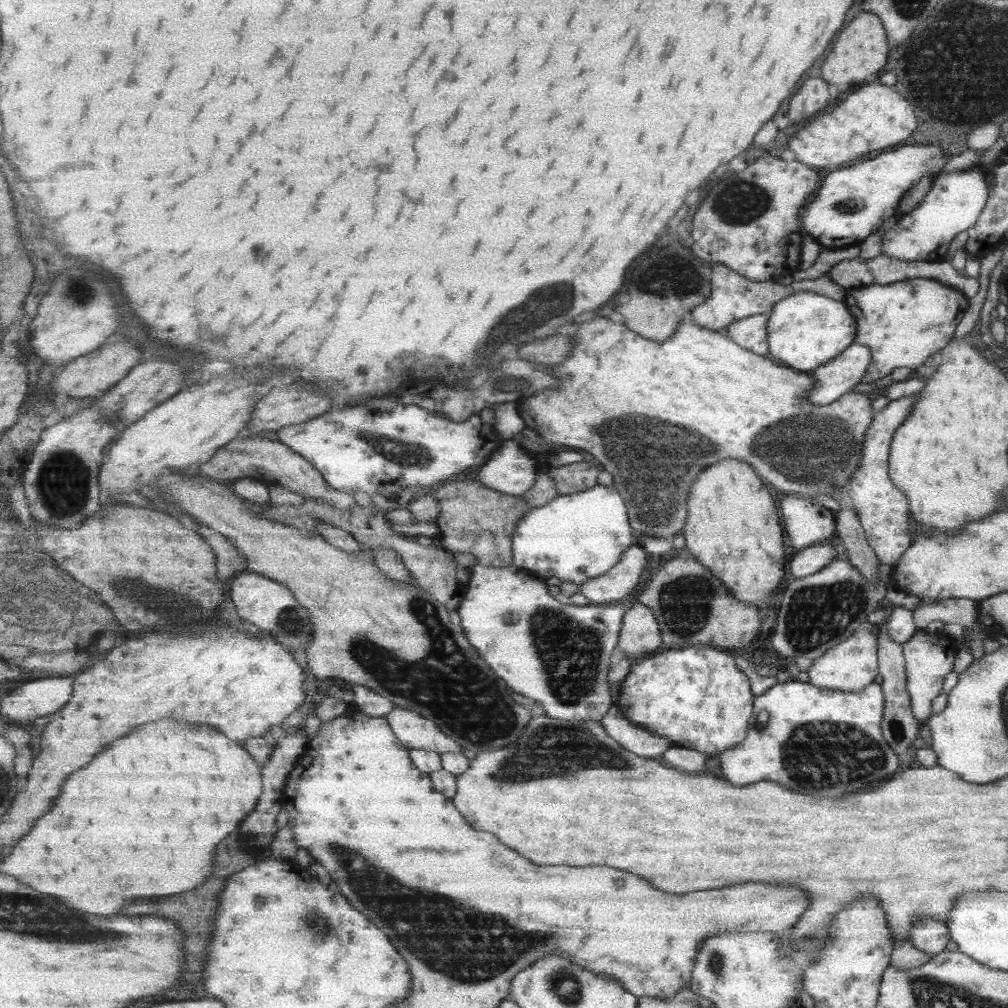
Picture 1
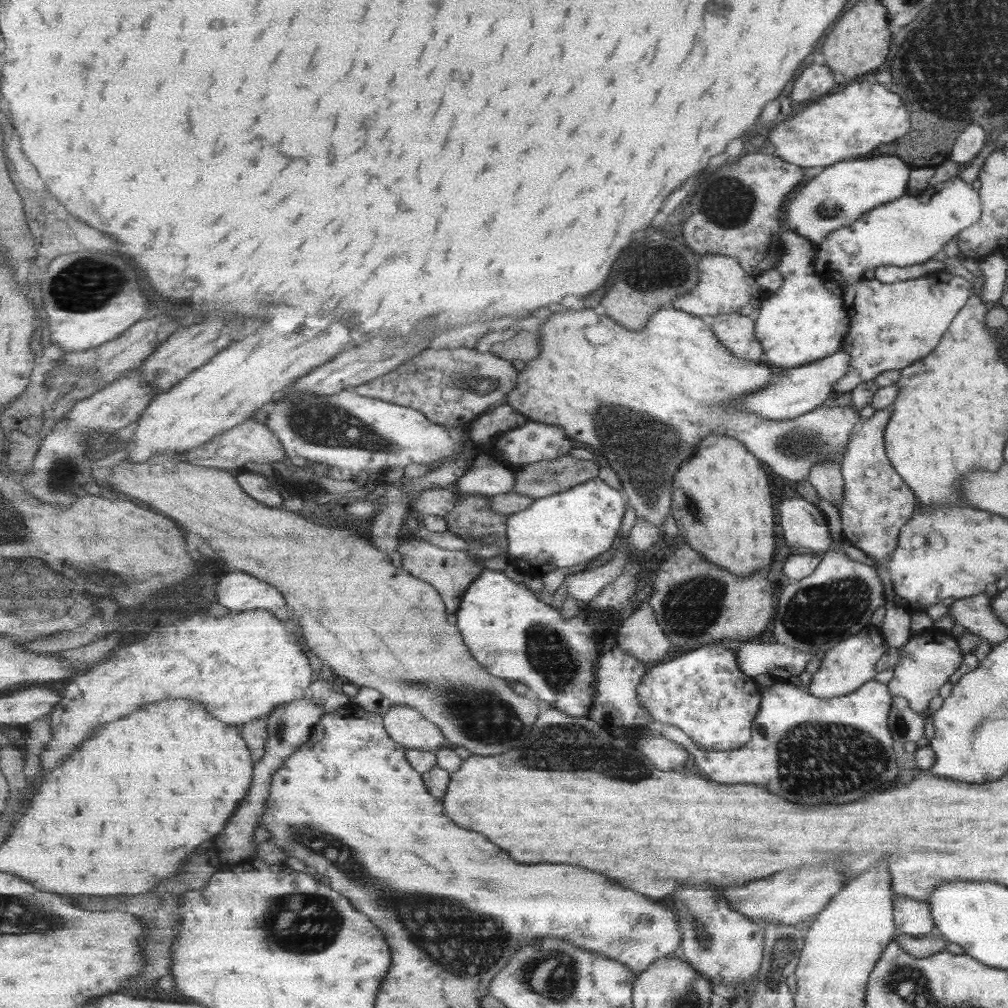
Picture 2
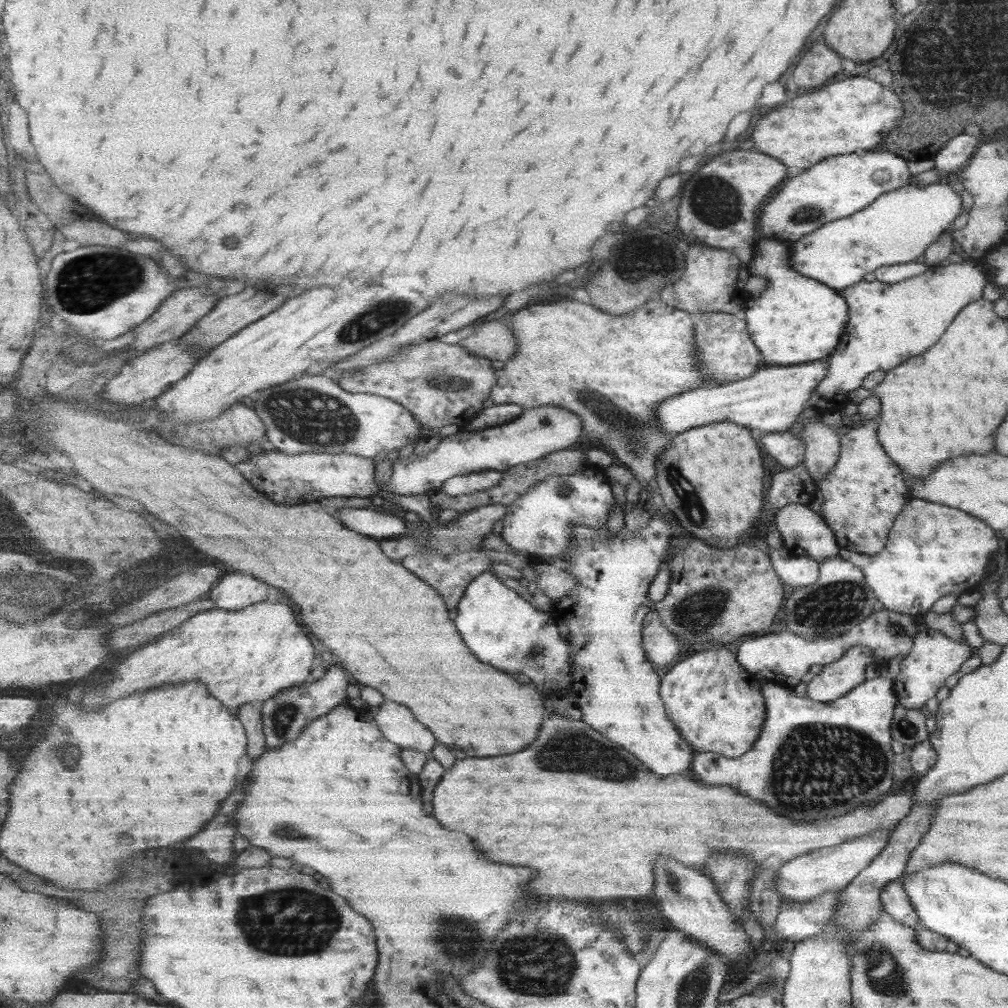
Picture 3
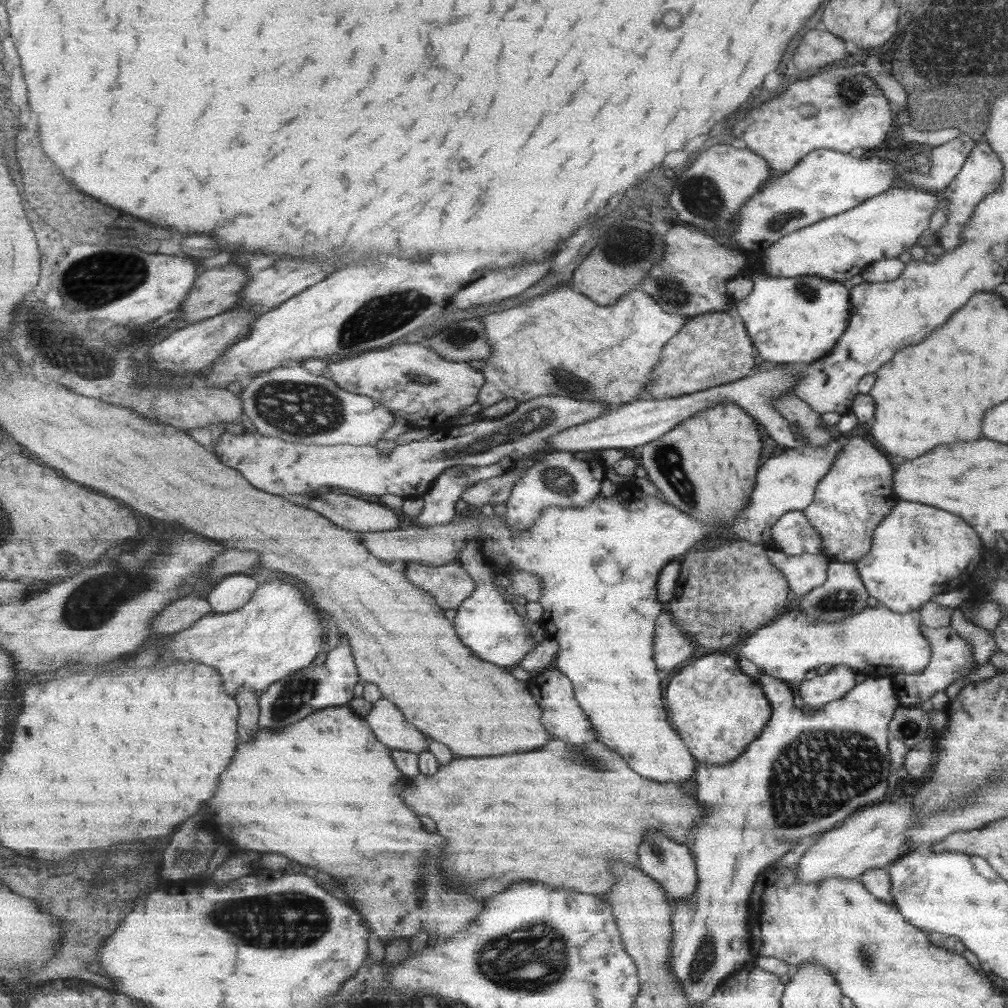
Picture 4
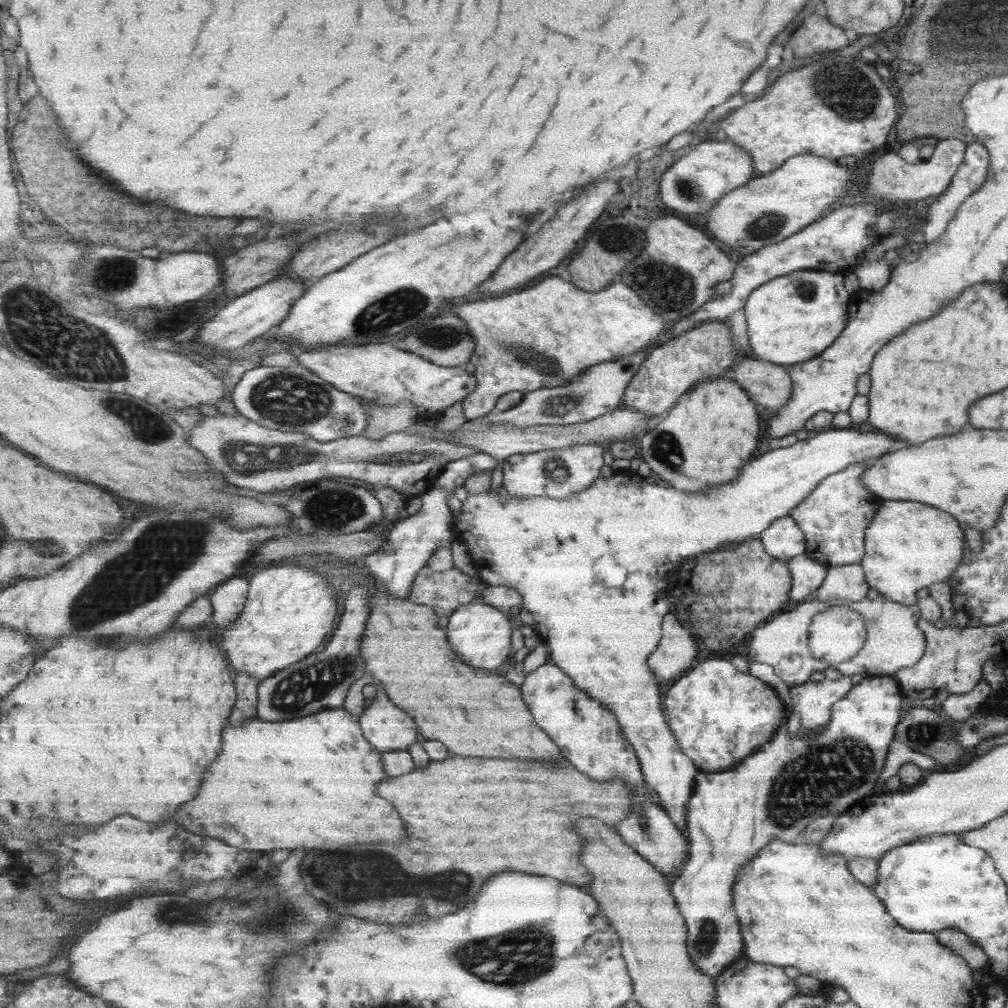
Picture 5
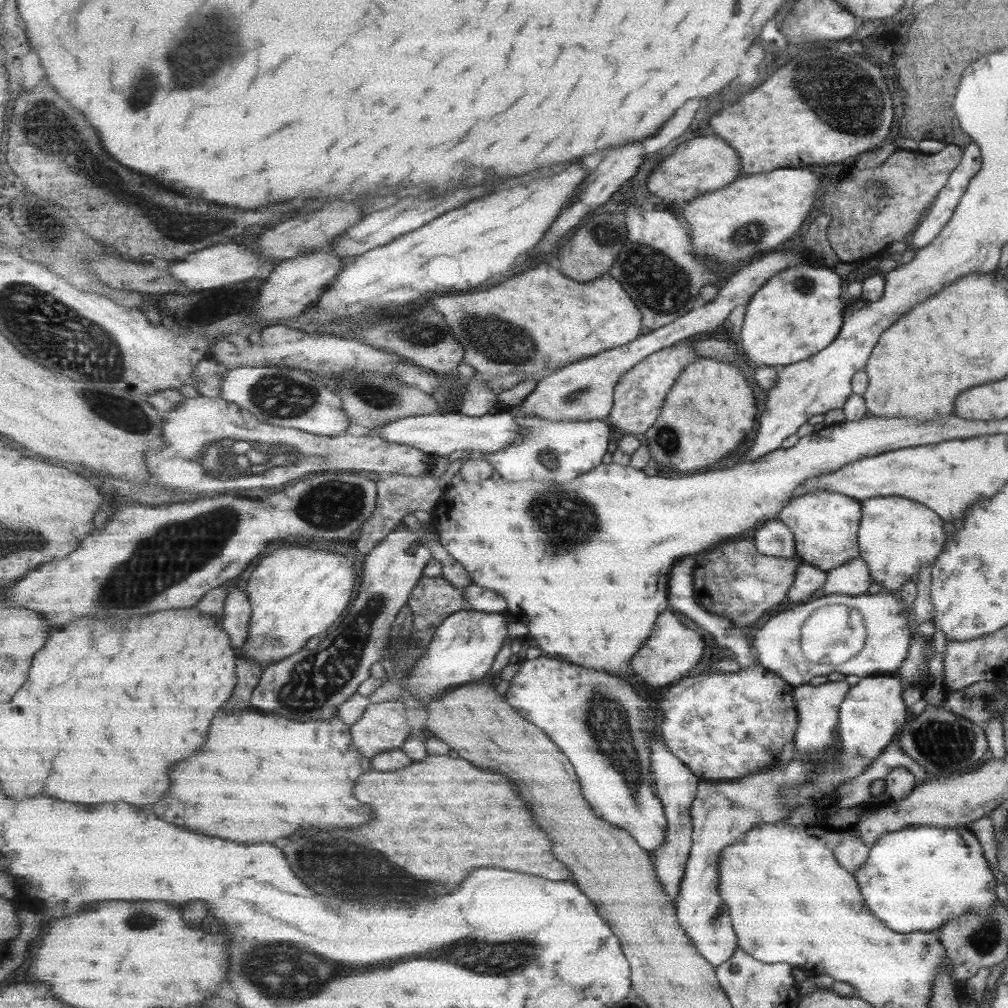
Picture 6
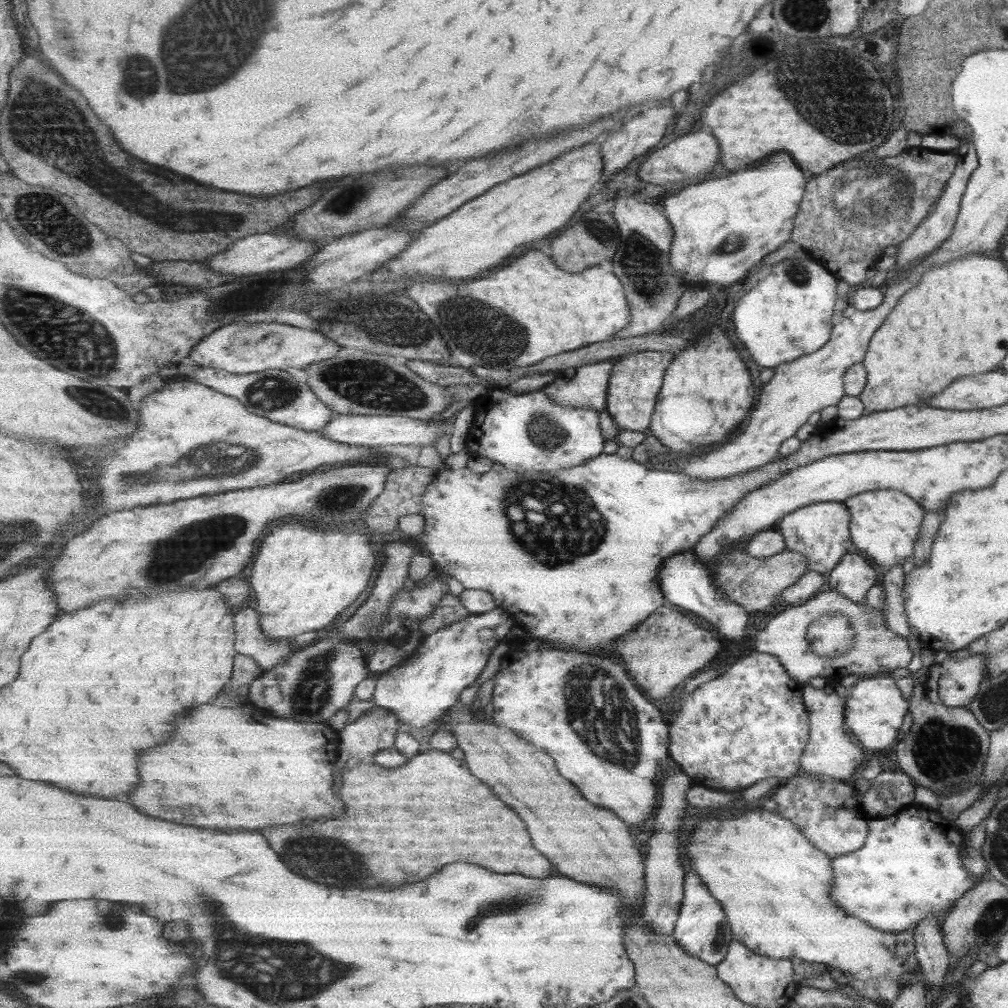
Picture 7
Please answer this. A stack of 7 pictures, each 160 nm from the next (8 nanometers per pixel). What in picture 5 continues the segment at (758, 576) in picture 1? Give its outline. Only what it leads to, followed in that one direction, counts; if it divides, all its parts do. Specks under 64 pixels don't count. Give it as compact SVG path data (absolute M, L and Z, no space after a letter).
M729 376L711 377L686 392L659 424L645 433L640 440L640 452L652 473L673 484L677 490L697 494L737 478L757 444L757 432L757 412L748 393Z

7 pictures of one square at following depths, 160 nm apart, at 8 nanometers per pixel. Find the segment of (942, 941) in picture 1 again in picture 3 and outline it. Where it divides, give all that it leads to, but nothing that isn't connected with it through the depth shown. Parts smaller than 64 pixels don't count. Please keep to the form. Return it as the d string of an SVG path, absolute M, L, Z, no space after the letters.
M900 880L891 881L879 891L881 909L899 924L909 926L913 929L919 927L917 916L911 908L910 900L907 898Z

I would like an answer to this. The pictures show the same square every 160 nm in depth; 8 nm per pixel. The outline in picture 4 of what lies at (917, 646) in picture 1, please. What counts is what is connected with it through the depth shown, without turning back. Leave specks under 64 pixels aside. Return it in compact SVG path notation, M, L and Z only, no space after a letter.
M921 624L919 630L930 646L928 663L919 672L913 674L896 673L891 675L895 694L901 707L919 706L921 702L929 700L935 692L942 691L956 678L965 676L975 663L970 644L967 644L960 636L957 636L957 633L950 626L929 628Z

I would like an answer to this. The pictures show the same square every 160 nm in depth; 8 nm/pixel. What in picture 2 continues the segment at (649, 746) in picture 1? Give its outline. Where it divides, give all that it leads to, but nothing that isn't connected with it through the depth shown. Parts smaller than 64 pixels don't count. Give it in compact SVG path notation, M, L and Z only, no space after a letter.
M868 680L857 690L845 696L820 699L803 692L798 683L766 682L761 691L761 704L751 726L751 738L743 747L730 751L711 751L697 748L691 737L675 728L673 724L662 724L653 721L648 724L648 732L654 736L671 738L685 748L689 748L694 756L695 764L701 768L707 778L721 784L757 784L769 788L769 792L803 806L819 806L819 804L845 804L861 798L865 792L881 792L887 784L895 780L895 755L891 747L892 738L887 728L891 695L886 684Z

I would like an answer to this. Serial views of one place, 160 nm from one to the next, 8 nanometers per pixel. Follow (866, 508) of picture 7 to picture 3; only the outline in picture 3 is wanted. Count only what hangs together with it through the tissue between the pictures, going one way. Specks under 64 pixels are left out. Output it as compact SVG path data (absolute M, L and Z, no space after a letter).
M911 498L899 511L895 520L893 520L893 524L888 530L884 547L877 552L877 554L869 555L869 564L855 564L855 560L849 560L849 562L860 570L866 585L875 593L876 600L879 600L885 609L898 612L899 614L921 617L930 610L931 604L938 598L941 598L941 596L945 596L946 594L959 595L965 592L965 588L975 588L977 584L984 582L985 576L988 573L988 566L990 566L990 562L992 562L991 554L997 552L997 538L995 538L995 534L993 534L993 529L985 526L985 524L981 524L981 522L982 520L975 519L973 516L965 514L962 510L957 510L957 508L945 508L942 504Z

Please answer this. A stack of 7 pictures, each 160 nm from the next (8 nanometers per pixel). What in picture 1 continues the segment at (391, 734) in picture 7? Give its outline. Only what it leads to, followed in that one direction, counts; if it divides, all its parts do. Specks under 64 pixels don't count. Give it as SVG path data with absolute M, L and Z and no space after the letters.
M395 707L387 716L393 732L407 748L418 748L445 754L462 752L464 748L449 738L436 722L421 716L421 713Z

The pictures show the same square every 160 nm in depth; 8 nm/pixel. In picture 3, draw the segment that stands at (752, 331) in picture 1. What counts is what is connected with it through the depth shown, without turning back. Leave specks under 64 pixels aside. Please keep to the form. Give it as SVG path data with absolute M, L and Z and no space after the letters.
M725 312L703 313L696 316L695 328L696 345L698 346L697 362L706 378L706 384L732 383L748 379L759 369L762 356L749 340L751 334L745 332L745 322L737 315Z

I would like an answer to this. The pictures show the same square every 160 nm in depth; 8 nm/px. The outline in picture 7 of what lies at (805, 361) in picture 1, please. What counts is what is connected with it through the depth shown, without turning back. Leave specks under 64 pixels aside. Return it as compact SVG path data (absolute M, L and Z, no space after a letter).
M790 257L770 266L770 272L747 293L737 292L741 300L731 310L735 312L732 320L735 320L737 338L753 362L773 368L821 348L831 331L837 281L818 262Z

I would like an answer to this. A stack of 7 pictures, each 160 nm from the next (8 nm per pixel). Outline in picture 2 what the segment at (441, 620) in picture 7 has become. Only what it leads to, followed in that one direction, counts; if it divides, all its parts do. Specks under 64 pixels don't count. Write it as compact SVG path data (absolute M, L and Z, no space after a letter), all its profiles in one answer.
M419 536L401 542L399 551L403 568L412 572L413 576L429 581L429 584L432 584L441 593L449 614L457 614L466 591L485 570L483 563L479 563L466 551L445 550L426 542Z

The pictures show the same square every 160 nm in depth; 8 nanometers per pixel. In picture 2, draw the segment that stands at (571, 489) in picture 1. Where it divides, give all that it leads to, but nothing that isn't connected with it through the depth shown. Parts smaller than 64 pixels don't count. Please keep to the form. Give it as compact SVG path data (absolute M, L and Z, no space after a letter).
M569 455L561 456L555 460L541 460L536 463L526 464L516 471L516 487L513 493L519 493L540 499L565 492L578 484L583 484L592 478L600 476L600 460L583 460Z

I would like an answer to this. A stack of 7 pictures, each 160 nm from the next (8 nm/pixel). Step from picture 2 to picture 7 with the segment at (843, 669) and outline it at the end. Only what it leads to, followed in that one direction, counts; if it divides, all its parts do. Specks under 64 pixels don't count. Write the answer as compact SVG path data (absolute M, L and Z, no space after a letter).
M802 684L801 698L807 711L808 739L803 747L800 763L803 772L816 776L827 777L830 780L852 783L857 777L859 766L863 764L869 753L857 744L844 728L844 699L847 690L844 687L825 686L823 689Z

